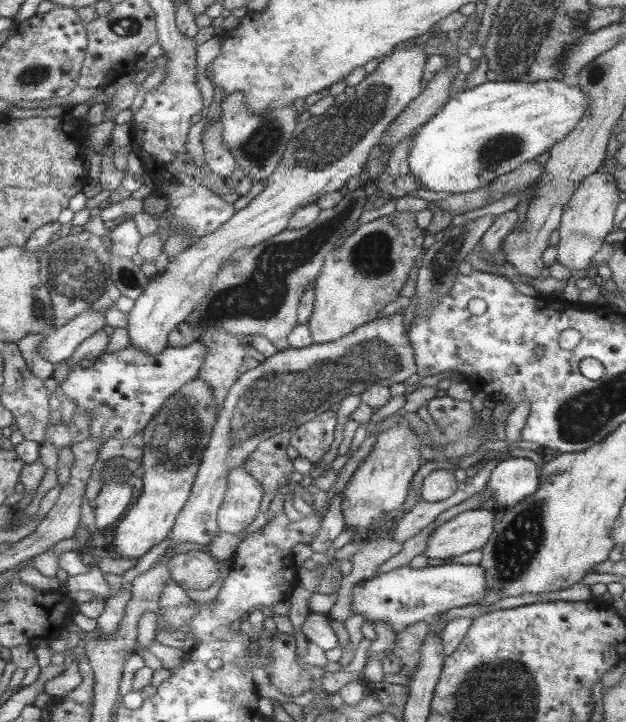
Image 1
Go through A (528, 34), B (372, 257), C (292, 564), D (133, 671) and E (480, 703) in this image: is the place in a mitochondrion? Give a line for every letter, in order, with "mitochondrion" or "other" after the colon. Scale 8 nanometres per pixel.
A: mitochondrion
B: mitochondrion
C: other
D: other
E: mitochondrion

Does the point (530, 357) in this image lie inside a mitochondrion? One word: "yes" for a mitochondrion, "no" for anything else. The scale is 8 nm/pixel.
no

